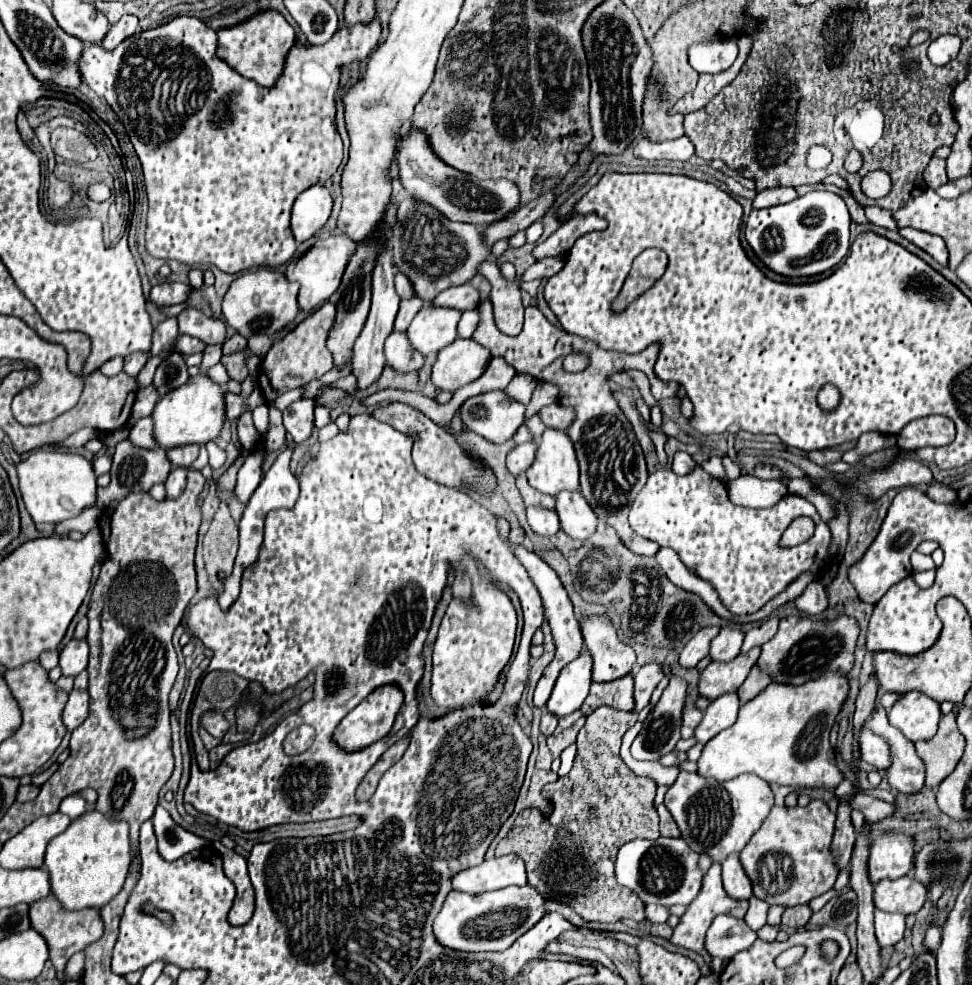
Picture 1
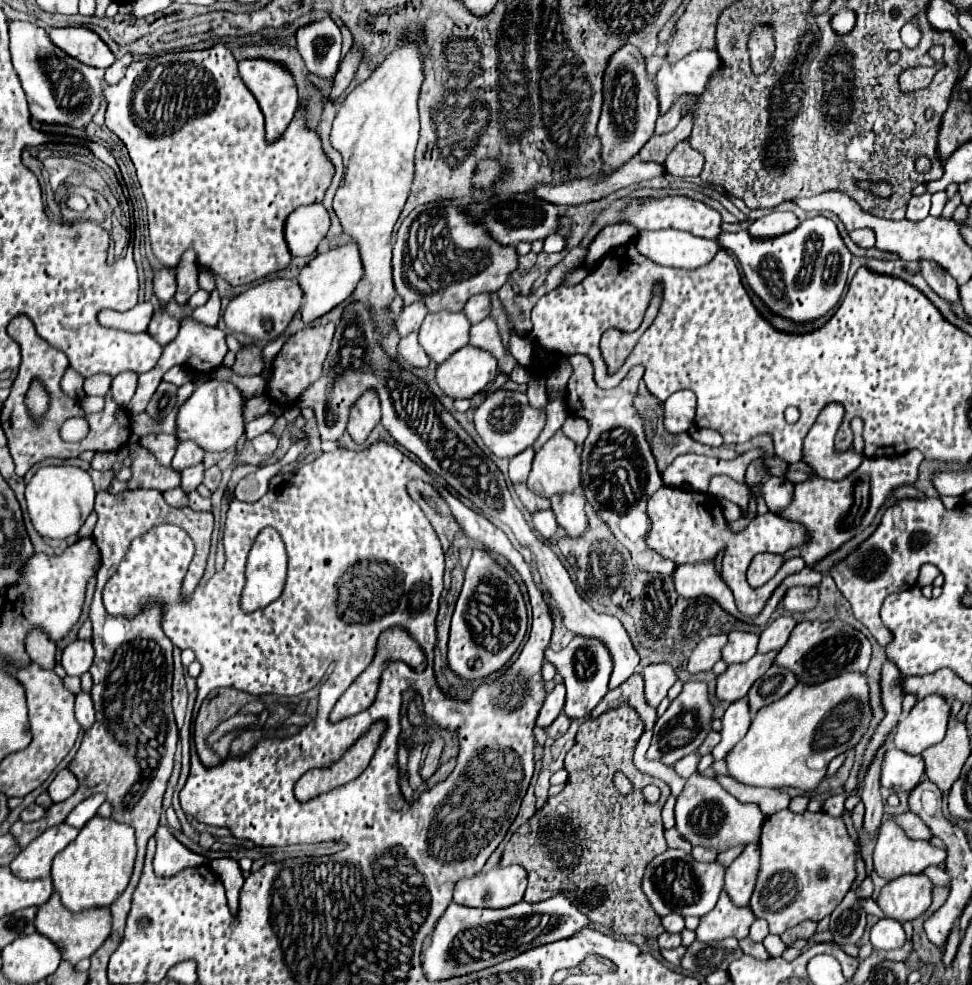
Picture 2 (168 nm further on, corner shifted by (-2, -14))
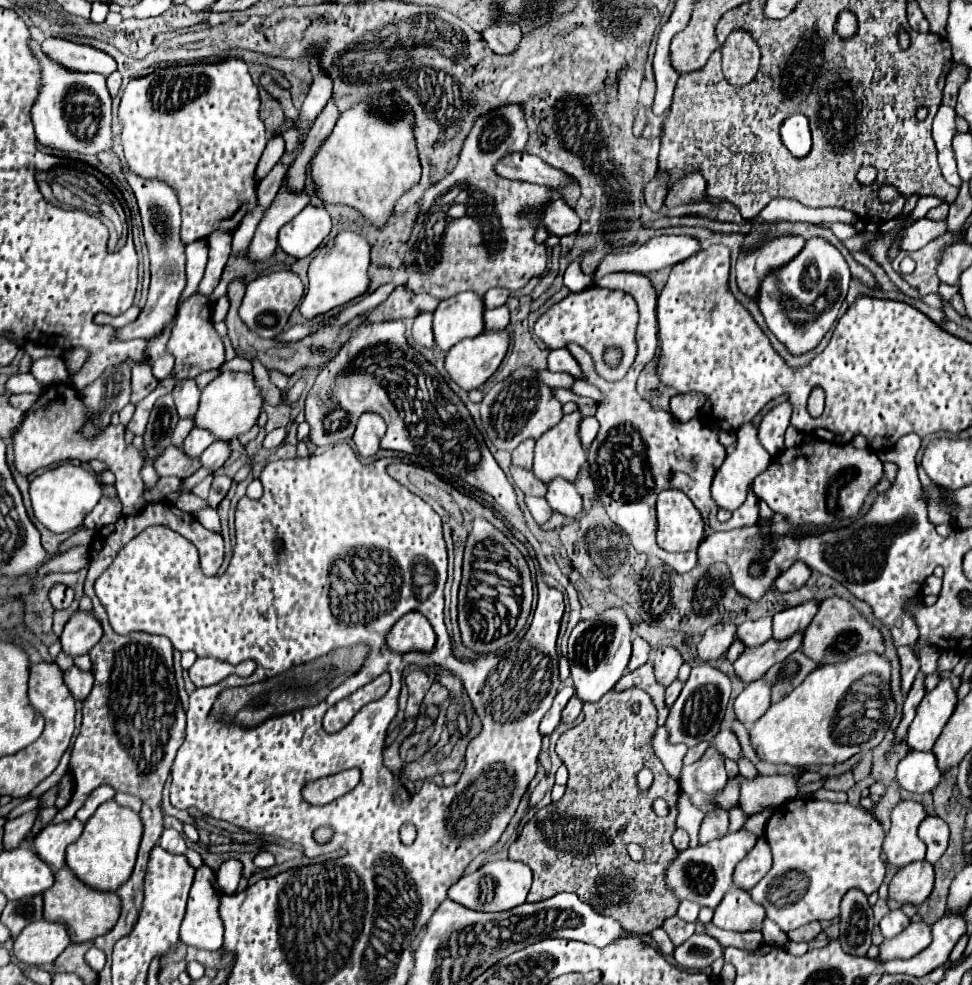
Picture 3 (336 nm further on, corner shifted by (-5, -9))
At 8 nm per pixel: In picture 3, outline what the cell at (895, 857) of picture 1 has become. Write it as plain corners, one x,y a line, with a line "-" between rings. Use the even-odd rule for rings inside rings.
902,800
892,810
892,828
884,840
884,854
890,864
902,868
910,862
924,860
926,844
916,836
920,822
926,818
922,804

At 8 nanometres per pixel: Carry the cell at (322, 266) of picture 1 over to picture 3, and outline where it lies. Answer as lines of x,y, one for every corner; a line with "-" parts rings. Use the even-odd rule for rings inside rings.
356,232
338,234
332,242
328,242
324,248
318,250
308,268
308,290
300,304
302,316
314,320
318,314
326,314
358,296
364,296
370,286
368,266
370,266
368,240

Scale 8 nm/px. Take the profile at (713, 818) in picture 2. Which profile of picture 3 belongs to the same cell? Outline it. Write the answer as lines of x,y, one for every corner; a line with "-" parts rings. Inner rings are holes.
710,746
698,762
684,766
680,774
682,790
704,814
708,814
710,810
718,810
710,800
718,790
724,788
726,780
728,776
724,770
724,756

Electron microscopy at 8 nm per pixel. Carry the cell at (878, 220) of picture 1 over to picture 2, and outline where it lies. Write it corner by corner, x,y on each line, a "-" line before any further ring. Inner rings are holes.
863,227
863,229
855,229
849,233
851,239
859,245
859,247
873,247
875,245
875,235
873,231
869,231
869,227

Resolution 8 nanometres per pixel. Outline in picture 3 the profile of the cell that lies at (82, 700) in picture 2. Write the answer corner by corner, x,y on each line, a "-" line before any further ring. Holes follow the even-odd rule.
72,666
70,670
64,670
62,674
64,674
64,682
68,690
72,692
72,696
82,702
92,690
92,684
94,684
92,672
82,672
78,666

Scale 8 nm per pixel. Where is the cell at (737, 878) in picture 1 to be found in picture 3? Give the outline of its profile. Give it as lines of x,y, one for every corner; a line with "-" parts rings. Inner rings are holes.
764,836
758,838
752,852
746,854
746,858
736,866
734,870
734,884
744,890
752,890
772,868
772,854
770,846

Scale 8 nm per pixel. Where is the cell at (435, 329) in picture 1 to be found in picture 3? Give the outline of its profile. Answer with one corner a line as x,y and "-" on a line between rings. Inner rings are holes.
462,292
442,300
434,312
436,344
448,352
454,344
474,338
484,330
484,300
478,294

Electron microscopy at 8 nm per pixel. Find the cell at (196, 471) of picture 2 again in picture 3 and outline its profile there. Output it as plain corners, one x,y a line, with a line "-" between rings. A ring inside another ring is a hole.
214,440
206,450
204,454
200,456
202,460
202,466
208,466
208,468
222,468
224,462
230,458
230,442
228,440

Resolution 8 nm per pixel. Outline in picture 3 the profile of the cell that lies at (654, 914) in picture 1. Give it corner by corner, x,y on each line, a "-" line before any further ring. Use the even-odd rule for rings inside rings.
682,902
678,908
678,916
686,922
696,922
698,912
700,912
700,906
696,902

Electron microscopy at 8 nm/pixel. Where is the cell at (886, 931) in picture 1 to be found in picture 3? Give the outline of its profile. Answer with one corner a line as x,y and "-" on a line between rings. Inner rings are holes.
890,910
882,920
880,920
880,930
884,938
894,938
900,934
906,926
910,924
910,918
902,910

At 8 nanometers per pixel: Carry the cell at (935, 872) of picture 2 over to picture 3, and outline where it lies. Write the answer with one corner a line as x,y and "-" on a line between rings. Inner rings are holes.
928,816
920,828
918,828
918,836
924,840
928,852
926,852
926,860
930,864
934,864
936,860
940,860
940,856
946,852
946,846
948,846
948,838
950,838
950,832
948,832
948,824
938,818
938,816

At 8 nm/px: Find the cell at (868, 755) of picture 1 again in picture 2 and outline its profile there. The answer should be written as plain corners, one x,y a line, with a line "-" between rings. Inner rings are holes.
889,745
881,763
881,785
895,793
909,793
921,781
923,771
923,759
919,755
909,755

